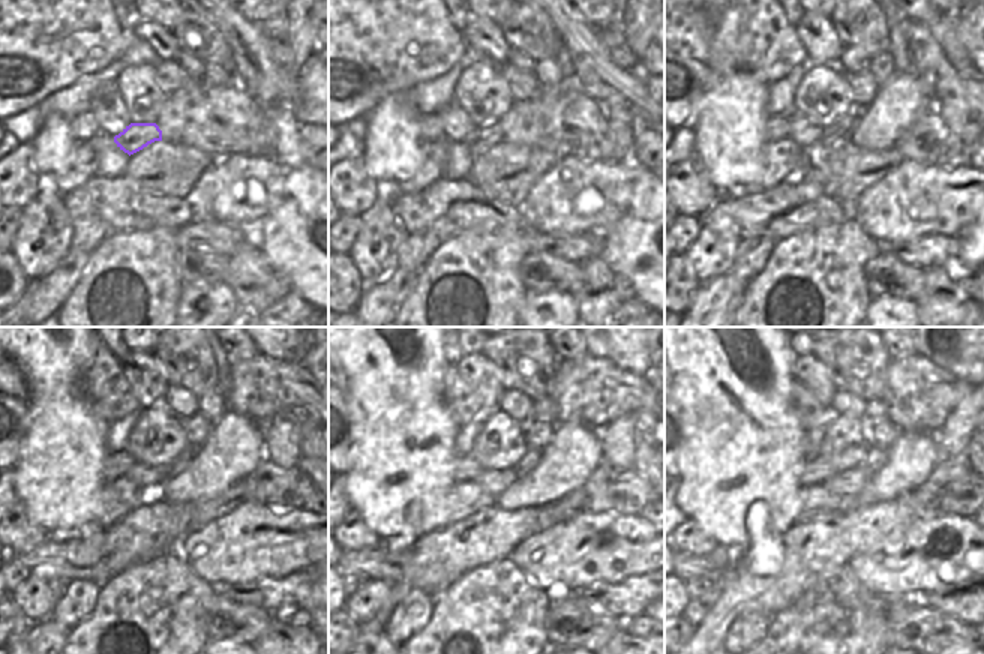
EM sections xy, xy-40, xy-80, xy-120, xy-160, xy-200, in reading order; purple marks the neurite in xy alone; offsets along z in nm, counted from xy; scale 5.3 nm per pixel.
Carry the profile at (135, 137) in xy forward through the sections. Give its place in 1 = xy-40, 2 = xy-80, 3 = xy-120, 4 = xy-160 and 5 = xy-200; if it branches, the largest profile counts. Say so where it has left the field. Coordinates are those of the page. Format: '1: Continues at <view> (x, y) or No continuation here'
1: Continues at xy-40 (483, 137)
2: Continues at xy-80 (842, 129)
3: Continues at xy-120 (182, 462)
4: Continues at xy-160 (533, 455)
5: Continues at xy-200 (875, 459).

